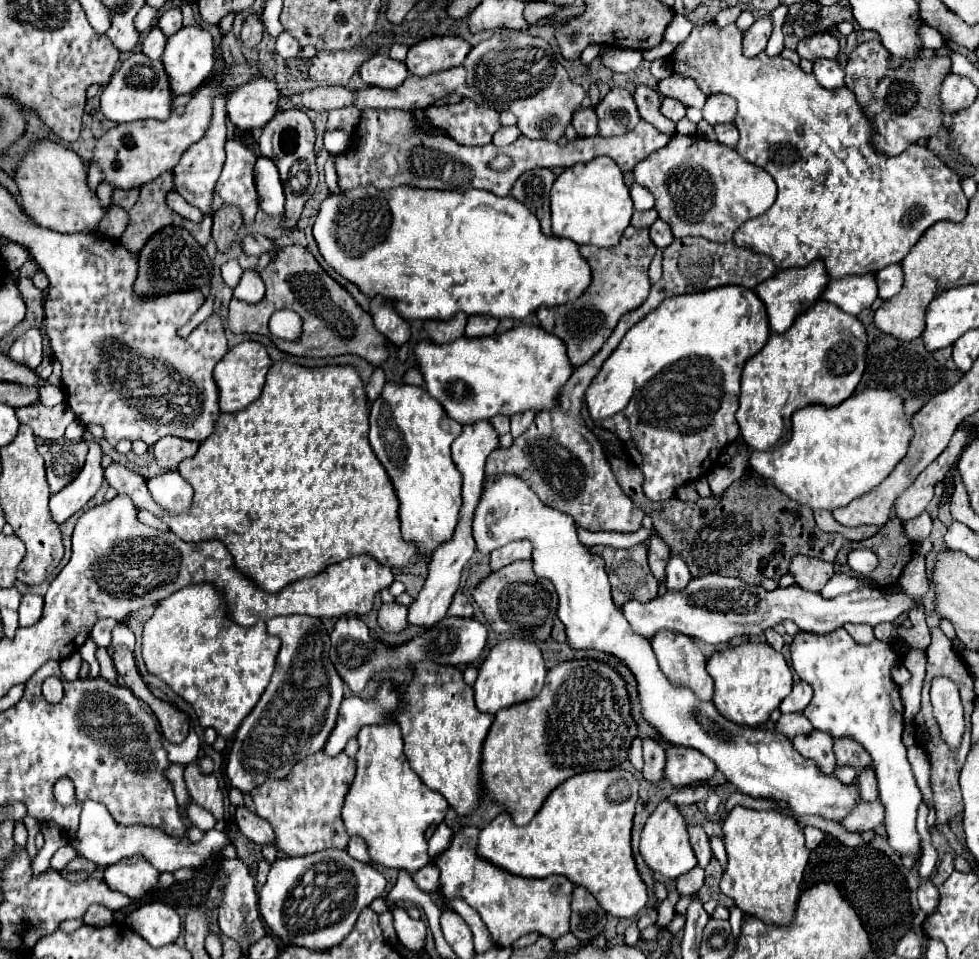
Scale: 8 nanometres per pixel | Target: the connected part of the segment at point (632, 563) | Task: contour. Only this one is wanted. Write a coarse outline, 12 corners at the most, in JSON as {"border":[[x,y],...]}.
{"border":[[646,543],[630,549],[590,547],[606,561],[612,597],[648,603],[658,581]]}

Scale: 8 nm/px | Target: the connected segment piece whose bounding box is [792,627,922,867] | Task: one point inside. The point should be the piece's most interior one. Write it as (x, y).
(855, 694)

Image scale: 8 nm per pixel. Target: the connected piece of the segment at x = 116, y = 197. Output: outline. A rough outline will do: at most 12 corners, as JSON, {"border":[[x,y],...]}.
{"border":[[114,191],[112,201],[130,209],[138,199],[134,191]]}

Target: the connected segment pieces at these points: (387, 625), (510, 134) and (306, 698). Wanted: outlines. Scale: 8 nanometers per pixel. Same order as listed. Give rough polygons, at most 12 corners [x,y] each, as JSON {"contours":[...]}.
{"contours":[[[386,603],[378,611],[384,631],[408,627],[408,607]],[[500,127],[494,133],[494,145],[512,143],[520,131],[516,127]],[[320,617],[268,619],[280,667],[226,765],[250,793],[318,753],[344,683]]]}

